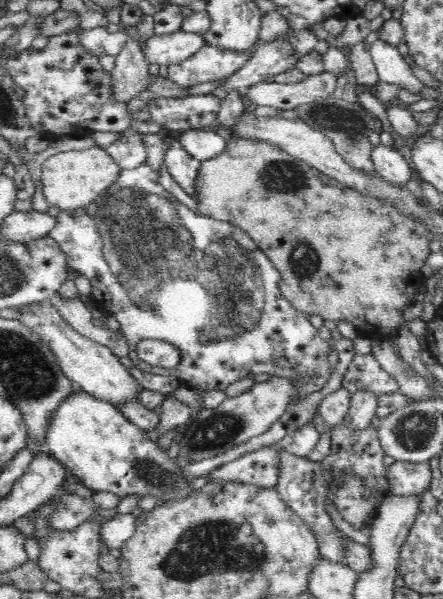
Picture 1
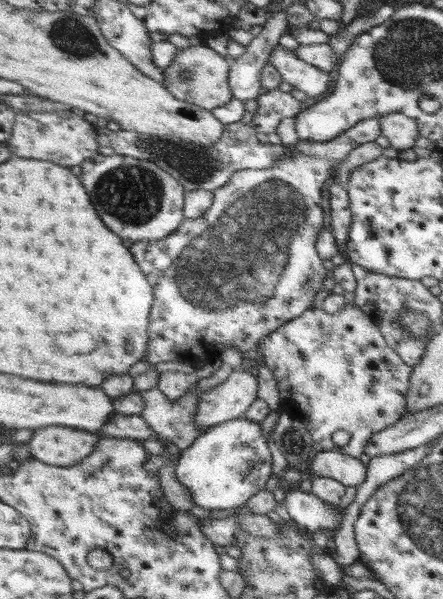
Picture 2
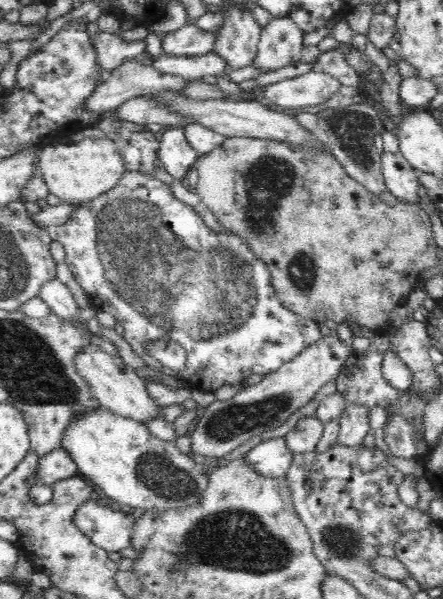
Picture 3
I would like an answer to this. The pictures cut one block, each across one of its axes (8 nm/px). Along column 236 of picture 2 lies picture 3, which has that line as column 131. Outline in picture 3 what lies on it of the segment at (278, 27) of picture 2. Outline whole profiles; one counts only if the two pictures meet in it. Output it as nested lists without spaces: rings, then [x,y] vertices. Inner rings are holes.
[[[128,60],[122,66],[118,66],[106,82],[98,84],[96,90],[90,92],[90,96],[84,98],[80,110],[88,112],[88,114],[94,114],[94,116],[102,116],[104,112],[112,112],[118,104],[122,104],[124,100],[132,100],[142,92],[150,92],[150,90],[174,90],[174,92],[178,90],[178,92],[184,92],[190,86],[192,86],[192,80],[188,80],[184,76],[164,74],[164,72],[156,70],[154,66],[144,66],[140,60]]]

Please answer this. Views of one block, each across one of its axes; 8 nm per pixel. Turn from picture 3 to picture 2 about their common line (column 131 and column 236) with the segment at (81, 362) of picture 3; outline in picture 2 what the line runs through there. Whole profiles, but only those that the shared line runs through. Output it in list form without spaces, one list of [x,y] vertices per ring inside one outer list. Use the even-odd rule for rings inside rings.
[[[231,368],[231,378],[203,396],[199,422],[205,428],[245,418],[259,400],[259,378],[251,368]]]

